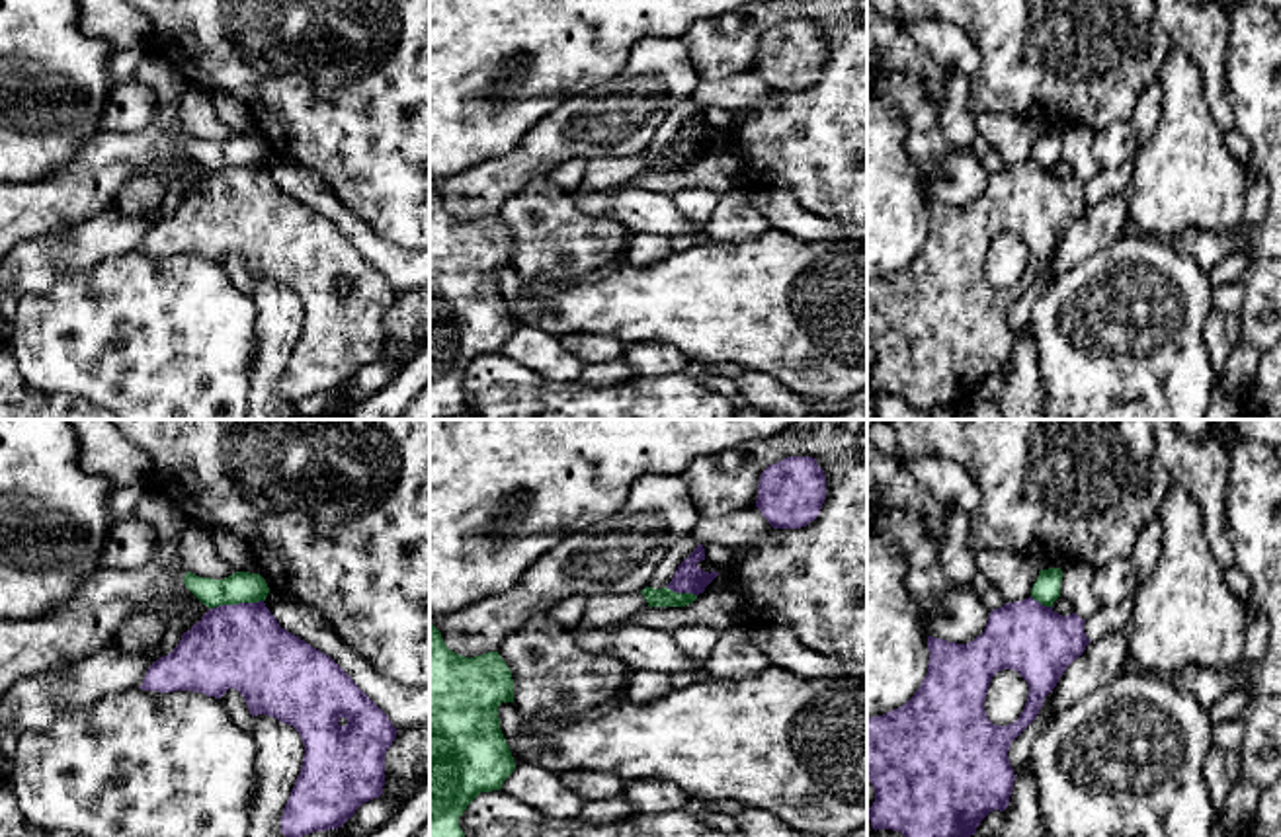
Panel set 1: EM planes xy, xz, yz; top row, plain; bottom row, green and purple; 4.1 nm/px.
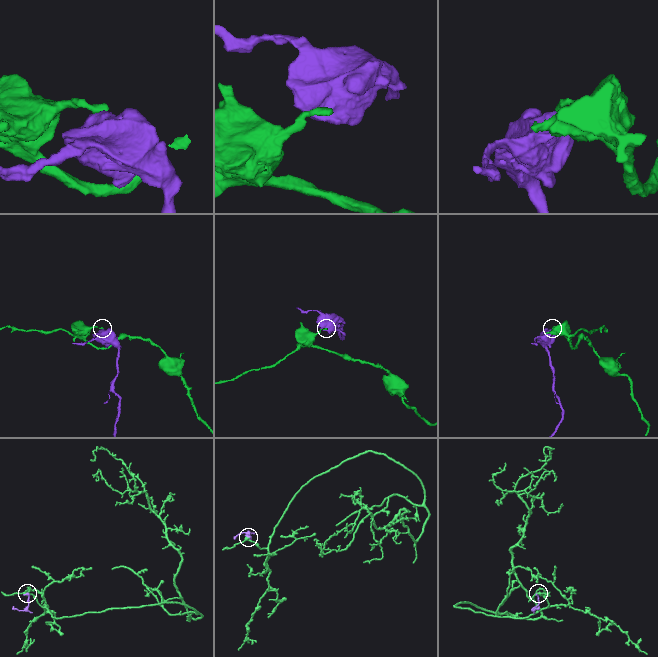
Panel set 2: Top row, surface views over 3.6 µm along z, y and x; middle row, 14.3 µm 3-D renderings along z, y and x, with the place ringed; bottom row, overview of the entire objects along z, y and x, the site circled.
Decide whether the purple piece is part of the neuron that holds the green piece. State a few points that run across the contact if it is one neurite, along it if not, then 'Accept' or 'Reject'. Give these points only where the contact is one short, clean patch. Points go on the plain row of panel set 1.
Line: xy (262, 162), (209, 172). Reject

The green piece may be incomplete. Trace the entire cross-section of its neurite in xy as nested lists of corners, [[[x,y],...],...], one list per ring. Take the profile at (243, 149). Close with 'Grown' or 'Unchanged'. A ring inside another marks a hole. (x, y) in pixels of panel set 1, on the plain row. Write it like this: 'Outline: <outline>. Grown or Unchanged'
Outline: [[[187,135],[184,146],[209,172],[266,164],[269,156],[266,142],[250,135],[236,135],[225,142],[199,140]]]. Unchanged

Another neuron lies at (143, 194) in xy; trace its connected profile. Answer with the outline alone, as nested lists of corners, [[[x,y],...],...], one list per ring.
[[[148,172],[133,176],[121,189],[115,209],[123,217],[146,217],[164,203],[162,181]]]

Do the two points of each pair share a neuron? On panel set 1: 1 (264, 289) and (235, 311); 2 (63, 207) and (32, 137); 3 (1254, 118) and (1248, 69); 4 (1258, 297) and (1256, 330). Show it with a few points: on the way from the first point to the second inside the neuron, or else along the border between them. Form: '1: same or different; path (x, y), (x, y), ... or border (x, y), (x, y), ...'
1: different; border (250, 297), (256, 309), (256, 344)
2: different; border (82, 145), (61, 168), (20, 184)
3: same; path (1254, 106), (1254, 80)
4: same; path (1258, 305), (1252, 317), (1256, 322)

